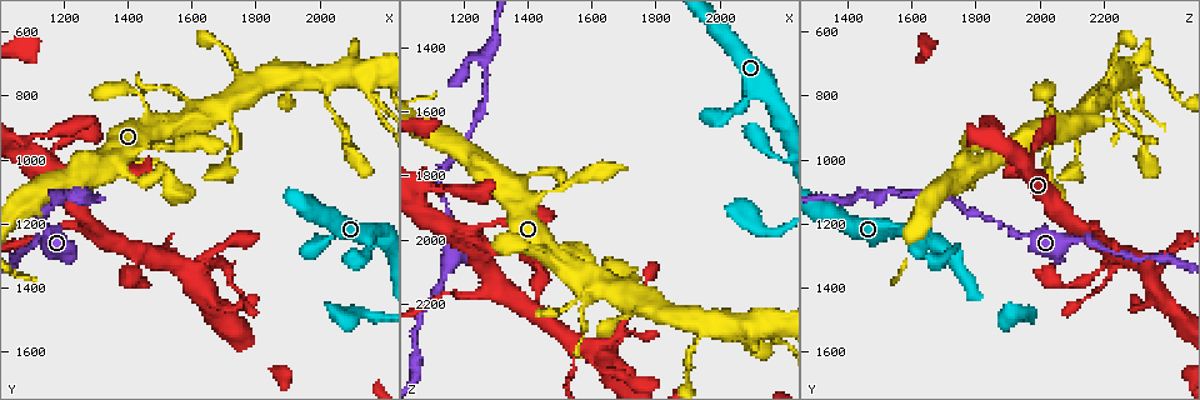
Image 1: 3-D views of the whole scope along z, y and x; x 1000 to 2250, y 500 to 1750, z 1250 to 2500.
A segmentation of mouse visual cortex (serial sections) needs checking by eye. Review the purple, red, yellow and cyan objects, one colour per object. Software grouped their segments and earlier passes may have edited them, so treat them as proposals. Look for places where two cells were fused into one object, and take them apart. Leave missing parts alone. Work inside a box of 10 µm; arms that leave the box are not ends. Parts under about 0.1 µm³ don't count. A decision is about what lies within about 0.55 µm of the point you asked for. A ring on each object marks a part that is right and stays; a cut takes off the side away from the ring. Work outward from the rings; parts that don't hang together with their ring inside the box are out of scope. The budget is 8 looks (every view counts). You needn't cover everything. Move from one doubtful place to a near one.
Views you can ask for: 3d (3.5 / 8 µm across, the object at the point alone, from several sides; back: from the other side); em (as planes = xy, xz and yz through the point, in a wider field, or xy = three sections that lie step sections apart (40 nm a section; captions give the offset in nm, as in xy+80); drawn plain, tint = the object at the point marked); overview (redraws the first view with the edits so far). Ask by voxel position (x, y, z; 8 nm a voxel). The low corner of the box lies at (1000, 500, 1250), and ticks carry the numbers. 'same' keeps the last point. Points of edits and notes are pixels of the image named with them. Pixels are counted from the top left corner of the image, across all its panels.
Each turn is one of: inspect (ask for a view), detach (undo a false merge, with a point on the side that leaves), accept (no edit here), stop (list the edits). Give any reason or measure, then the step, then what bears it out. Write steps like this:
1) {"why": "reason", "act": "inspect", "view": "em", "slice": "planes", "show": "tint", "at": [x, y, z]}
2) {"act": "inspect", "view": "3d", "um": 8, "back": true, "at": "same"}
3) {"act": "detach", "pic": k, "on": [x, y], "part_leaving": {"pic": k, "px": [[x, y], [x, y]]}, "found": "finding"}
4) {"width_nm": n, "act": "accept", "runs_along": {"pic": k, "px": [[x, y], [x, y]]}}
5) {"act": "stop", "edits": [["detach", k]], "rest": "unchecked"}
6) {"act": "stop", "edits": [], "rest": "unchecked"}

{"why": "thick turns thin", "act": "inspect", "view": "3d", "um": 8, "at": [1130, 1250, 2150]}

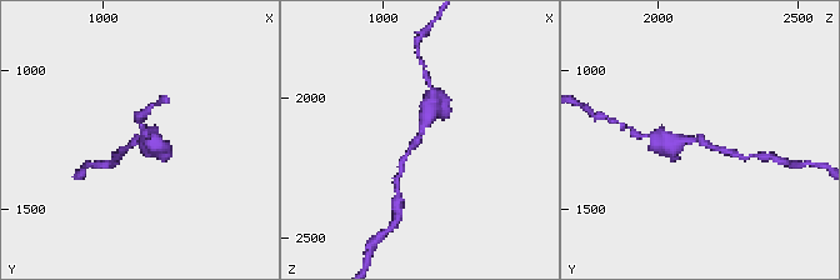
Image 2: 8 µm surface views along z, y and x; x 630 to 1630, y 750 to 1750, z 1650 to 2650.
{"arm_widths_nm": [200, 500], "why": "need the tissue", "act": "inspect", "view": "em", "slice": "planes", "show": "tint", "at": "same"}

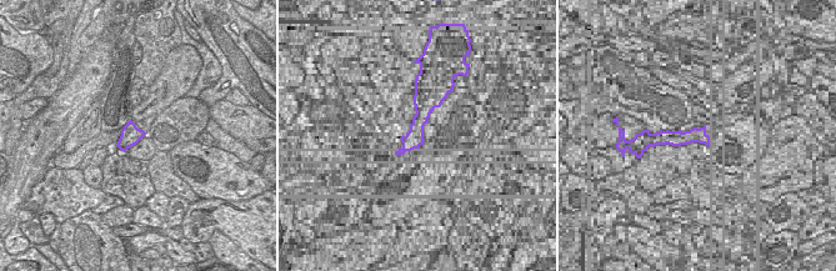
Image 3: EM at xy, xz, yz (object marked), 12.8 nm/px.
{"act": "accept", "runs_along": {"pic": 2, "px": [[433, 103], [419, 139], [403, 163]]}, "found": "all the same cell"}

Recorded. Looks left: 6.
{"why": "thin arm on a thick one", "act": "inspect", "view": "3d", "um": 8, "back": true, "at": [1580, 1340, 2330]}

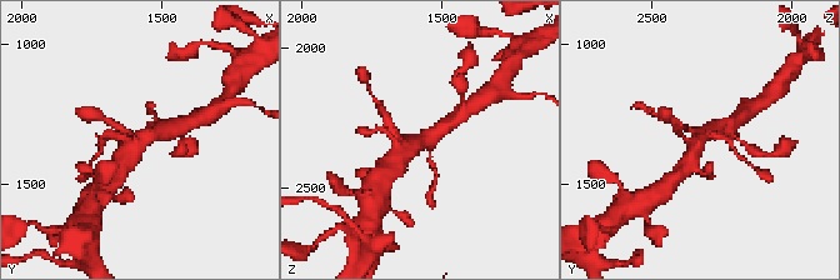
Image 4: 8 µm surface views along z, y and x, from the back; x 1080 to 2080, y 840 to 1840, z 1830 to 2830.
{"act": "inspect", "view": "3d", "um": 3.5, "at": "same"}

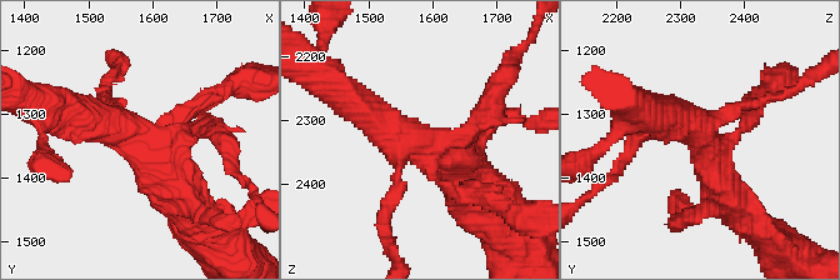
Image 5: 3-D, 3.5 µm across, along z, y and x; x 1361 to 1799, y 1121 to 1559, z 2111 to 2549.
{"why": "need the tissue", "act": "inspect", "view": "em", "slice": "xy", "step": 5, "show": "tint", "at": [1585, 1335, 2330]}

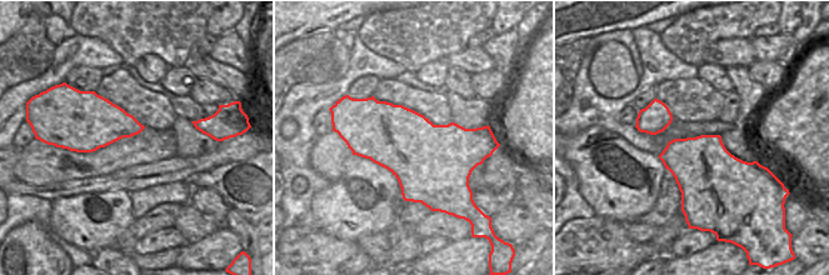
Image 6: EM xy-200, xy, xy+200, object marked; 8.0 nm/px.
{"act": "accept", "found": "all the same cell"}

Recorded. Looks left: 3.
{"why": "three-way junction", "act": "inspect", "view": "3d", "um": 3.5, "at": [1920, 710, 2320]}

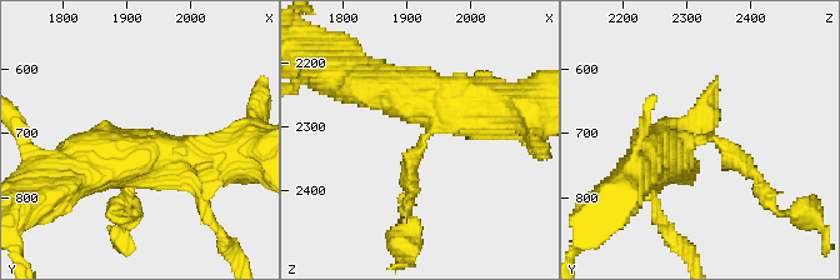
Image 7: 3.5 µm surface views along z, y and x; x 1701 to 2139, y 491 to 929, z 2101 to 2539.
{"act": "inspect", "view": "em", "slice": "xy", "step": 5, "show": "tint", "at": [1930, 710, 2315]}

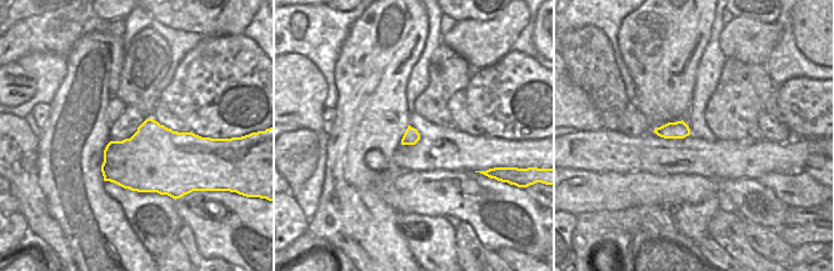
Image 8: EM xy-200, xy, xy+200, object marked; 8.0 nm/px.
{"arm_widths_nm": [200, 600, 600], "act": "accept", "runs_along": {"pic": 7, "px": [[653, 156], [714, 138], [759, 184]]}, "found": "one cell here"}

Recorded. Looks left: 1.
{"why": "sharp bend", "act": "inspect", "view": "3d", "um": 3.5, "at": [1270, 1100, 1460]}

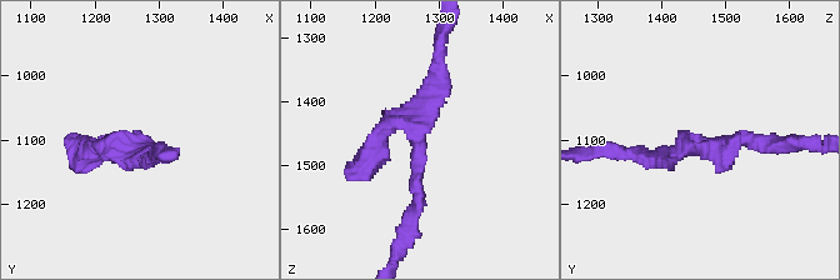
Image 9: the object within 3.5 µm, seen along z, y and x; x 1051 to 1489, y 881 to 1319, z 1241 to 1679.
{"act": "accept", "runs_along": {"pic": 9, "px": [[414, 215], [414, 129], [395, 121], [364, 164]]}, "found": "one cell here"}

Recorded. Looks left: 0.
{"act": "stop", "edits": [], "rest": "unchecked"}

